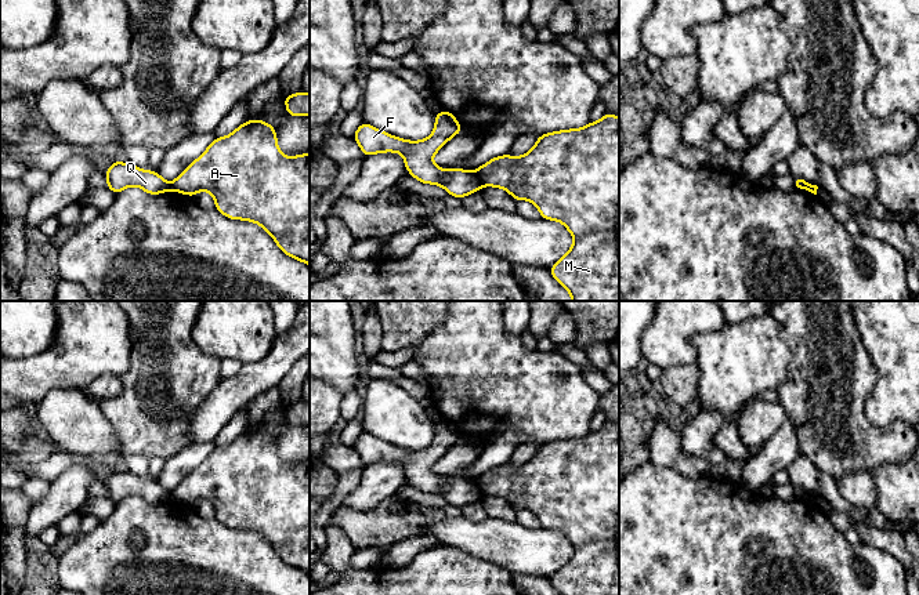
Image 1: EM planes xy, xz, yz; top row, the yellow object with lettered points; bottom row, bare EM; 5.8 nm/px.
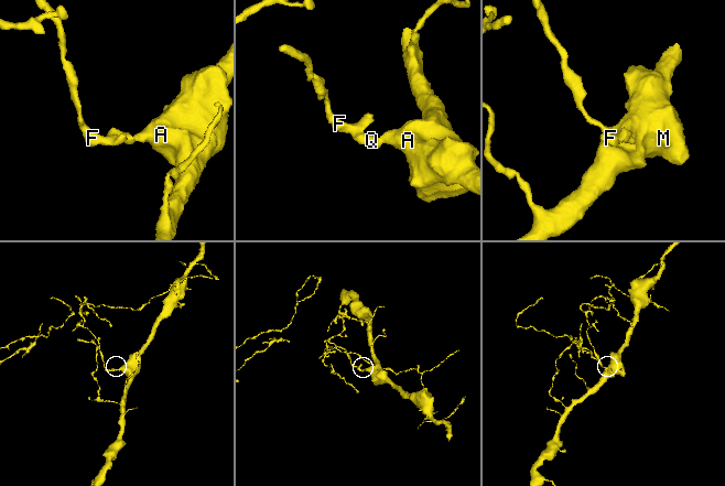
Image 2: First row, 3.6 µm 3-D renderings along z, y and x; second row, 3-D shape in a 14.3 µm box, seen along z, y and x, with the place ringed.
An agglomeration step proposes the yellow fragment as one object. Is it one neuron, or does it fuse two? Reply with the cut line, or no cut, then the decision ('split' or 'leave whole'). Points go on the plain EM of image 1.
cut in xz along (474, 482), (482, 493); split

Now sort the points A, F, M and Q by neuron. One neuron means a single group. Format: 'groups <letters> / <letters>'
groups A M / F Q

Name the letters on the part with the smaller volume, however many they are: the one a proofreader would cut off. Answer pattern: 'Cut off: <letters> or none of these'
Cut off: F, Q

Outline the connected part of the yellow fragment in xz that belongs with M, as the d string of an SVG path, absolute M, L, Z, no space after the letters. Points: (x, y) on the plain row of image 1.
M607 422L582 438L543 443L522 465L493 467L475 479L484 496L507 500L517 511L529 509L544 529L561 531L572 544L574 554L551 577L561 595L619 595L619 427Z

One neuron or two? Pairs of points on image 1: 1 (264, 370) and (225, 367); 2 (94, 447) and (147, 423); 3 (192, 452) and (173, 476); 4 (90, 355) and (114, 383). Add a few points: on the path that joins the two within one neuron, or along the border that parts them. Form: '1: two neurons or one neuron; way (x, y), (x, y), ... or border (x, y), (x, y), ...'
1: two neurons; border (243, 365), (234, 376), (223, 378)
2: two neurons; border (101, 409), (115, 432), (123, 457)
3: one neuron; way (190, 457), (176, 471)
4: two neurons; border (120, 376), (100, 374), (84, 389)

